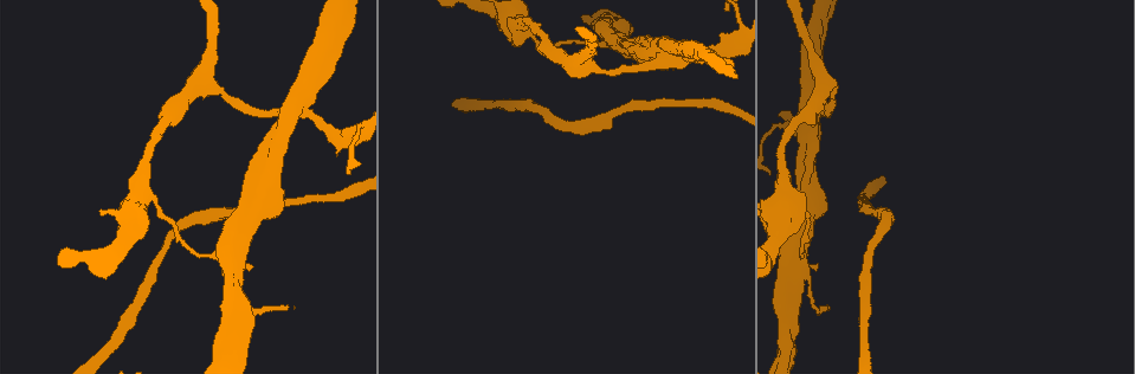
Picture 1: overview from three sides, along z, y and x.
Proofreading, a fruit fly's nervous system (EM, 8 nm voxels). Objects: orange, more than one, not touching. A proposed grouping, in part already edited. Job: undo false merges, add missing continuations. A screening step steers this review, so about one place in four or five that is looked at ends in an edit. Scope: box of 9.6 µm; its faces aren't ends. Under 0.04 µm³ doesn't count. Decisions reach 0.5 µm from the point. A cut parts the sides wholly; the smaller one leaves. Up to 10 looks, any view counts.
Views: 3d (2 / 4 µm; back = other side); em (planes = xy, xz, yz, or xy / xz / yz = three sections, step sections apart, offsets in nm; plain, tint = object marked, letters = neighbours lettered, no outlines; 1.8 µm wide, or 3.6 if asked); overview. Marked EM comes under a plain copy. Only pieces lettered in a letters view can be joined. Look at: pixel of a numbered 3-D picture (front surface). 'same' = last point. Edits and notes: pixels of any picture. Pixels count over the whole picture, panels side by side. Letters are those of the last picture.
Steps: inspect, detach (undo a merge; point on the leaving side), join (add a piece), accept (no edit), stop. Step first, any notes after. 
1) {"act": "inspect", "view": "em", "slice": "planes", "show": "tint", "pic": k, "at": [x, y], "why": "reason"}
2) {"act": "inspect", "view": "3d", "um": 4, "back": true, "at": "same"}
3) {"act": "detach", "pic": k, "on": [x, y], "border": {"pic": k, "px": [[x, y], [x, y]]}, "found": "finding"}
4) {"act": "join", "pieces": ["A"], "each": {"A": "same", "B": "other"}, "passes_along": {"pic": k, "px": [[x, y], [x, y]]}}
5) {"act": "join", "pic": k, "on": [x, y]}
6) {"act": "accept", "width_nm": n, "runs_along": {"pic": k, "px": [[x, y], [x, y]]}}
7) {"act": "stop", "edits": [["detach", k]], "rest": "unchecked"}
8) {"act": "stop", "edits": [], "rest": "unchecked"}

{"act": "inspect", "view": "3d", "um": 2, "pic": 1, "at": [287, 308], "why": "tapers out"}

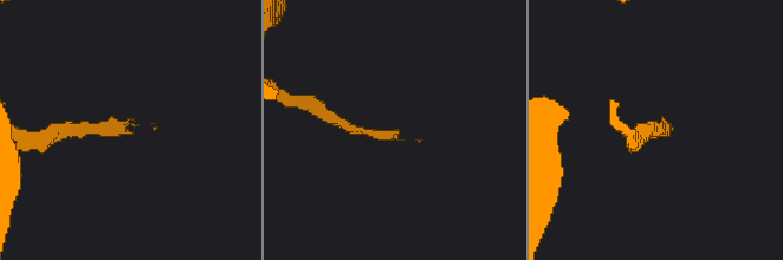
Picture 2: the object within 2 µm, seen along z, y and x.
{"act": "inspect", "view": "em", "um": 3.6, "slice": "yz", "step": 4, "show": "letters", "pic": 2, "at": [131, 134]}

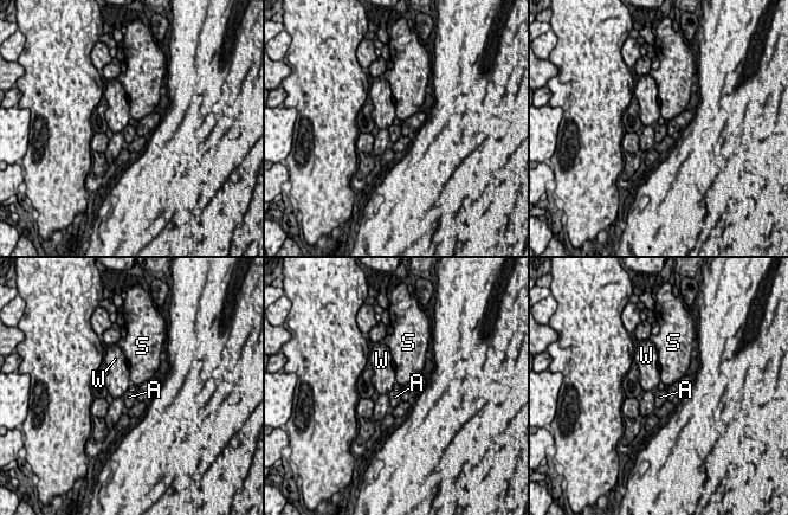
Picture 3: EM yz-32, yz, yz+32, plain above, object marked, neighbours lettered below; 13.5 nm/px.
{"act": "inspect", "view": "em", "um": 3.6, "slice": "planes", "show": "letters", "at": "same"}

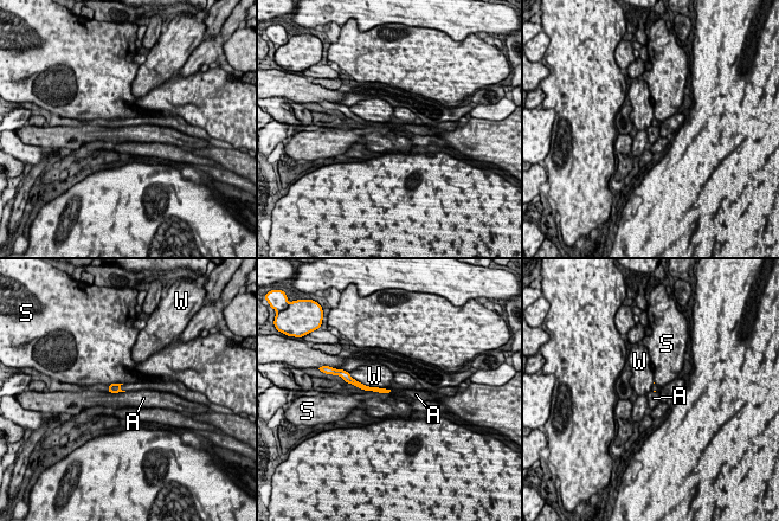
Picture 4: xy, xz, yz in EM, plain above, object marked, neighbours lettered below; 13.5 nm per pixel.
{"act": "accept", "each": {"A": "other", "S": "other", "W": "other"}, "border": {"pic": 4, "px": [[126, 391], [109, 392]]}, "found": "no lettered piece goes on from it"}

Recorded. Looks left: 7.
{"act": "inspect", "view": "3d", "um": 2, "pic": 1, "at": [287, 114], "why": "calibre changes"}

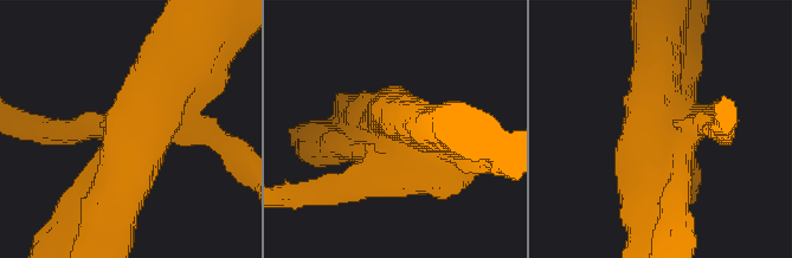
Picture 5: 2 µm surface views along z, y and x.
{"act": "inspect", "view": "em", "slice": "xy", "step": 4, "show": "tint", "pic": 5, "at": [132, 140], "arms": 4, "why": "shape alone is not enough"}

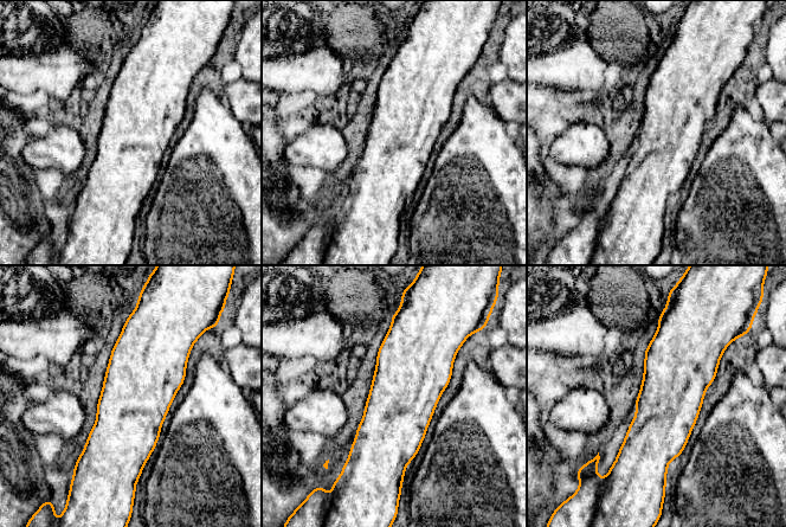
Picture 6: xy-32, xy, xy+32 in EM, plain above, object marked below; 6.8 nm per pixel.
{"act": "inspect", "view": "em", "slice": "planes", "show": "letters", "at": "same", "why": "another direction"}

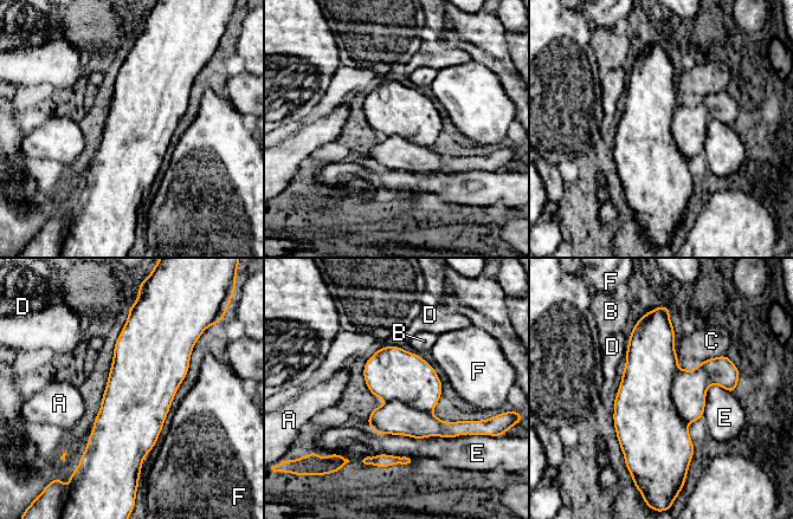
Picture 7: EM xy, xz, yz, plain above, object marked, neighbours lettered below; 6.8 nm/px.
{"act": "detach", "pic": 7, "on": [721, 370], "each": {"A": "other", "B": "other", "C": "other", "D": "other", "E": "other", "F": "other"}, "border": {"pic": 7, "px": [[701, 363], [711, 382]]}, "found": "a second cell is stuck on"}

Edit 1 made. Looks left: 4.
{"act": "inspect", "view": "overview", "why": "redraw"}

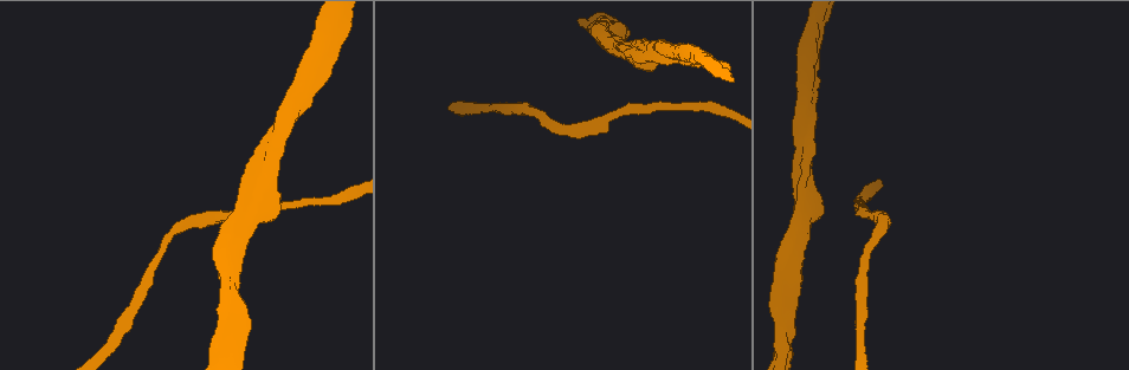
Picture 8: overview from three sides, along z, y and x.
{"act": "inspect", "view": "3d", "um": 4, "pic": 8, "at": [798, 189], "why": "thick end"}

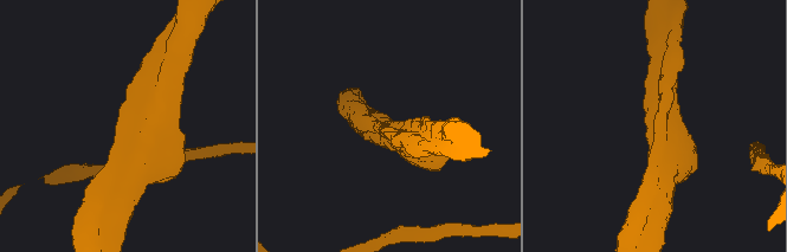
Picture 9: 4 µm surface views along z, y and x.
{"act": "inspect", "view": "em", "slice": "planes", "show": "tint", "pic": 9, "at": [119, 122]}

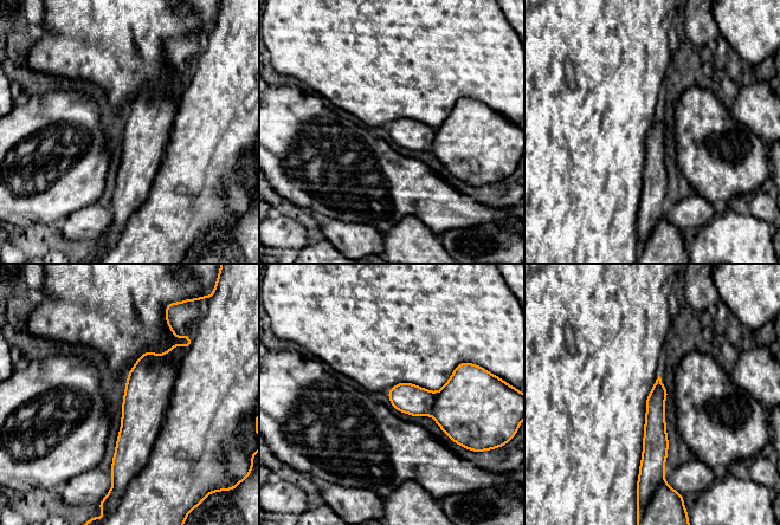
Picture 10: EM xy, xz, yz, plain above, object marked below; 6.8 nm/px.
{"act": "inspect", "view": "em", "slice": "planes", "show": "letters", "at": "same"}

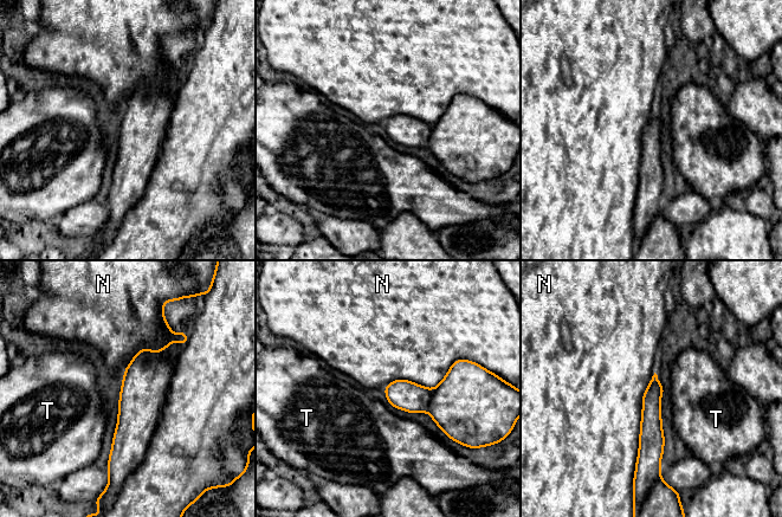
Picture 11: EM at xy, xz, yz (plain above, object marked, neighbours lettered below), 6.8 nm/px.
{"act": "accept", "longest_contact_nm": ["N", 700], "each": {"N": "other", "T": "other"}, "found": "none of them fits"}

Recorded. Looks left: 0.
{"act": "stop", "edits": [["detach", 7]], "rest": "unchecked"}

